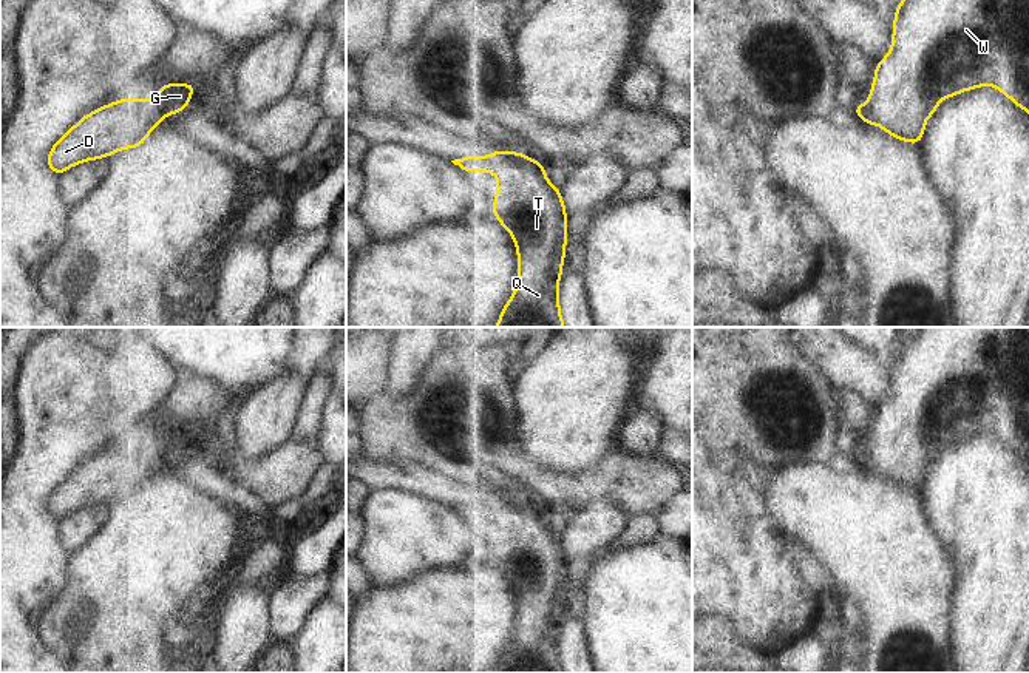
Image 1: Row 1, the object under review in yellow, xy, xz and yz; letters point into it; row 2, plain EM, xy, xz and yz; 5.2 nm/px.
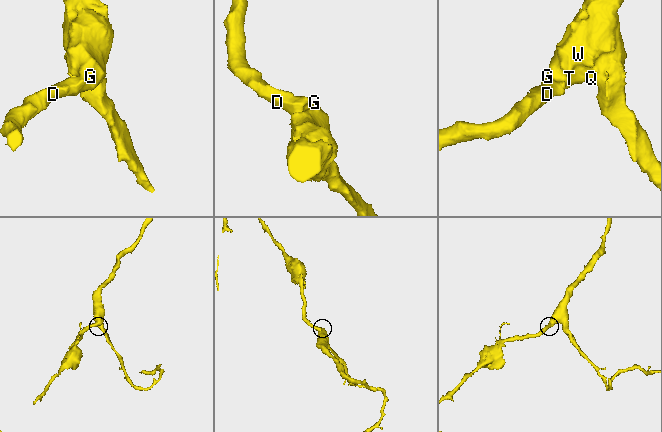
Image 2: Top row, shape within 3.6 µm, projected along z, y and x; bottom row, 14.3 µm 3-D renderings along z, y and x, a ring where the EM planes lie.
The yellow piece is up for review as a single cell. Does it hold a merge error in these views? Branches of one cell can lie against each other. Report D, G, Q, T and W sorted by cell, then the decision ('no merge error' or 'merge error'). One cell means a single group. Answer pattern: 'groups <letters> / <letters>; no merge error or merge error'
groups D G Q T W; no merge error

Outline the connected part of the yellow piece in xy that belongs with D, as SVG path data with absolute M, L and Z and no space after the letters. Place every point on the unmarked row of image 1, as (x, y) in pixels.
M195 429L162 431L156 446L121 445L83 462L51 494L46 509L59 522L85 506L138 494L167 460L188 452Z

